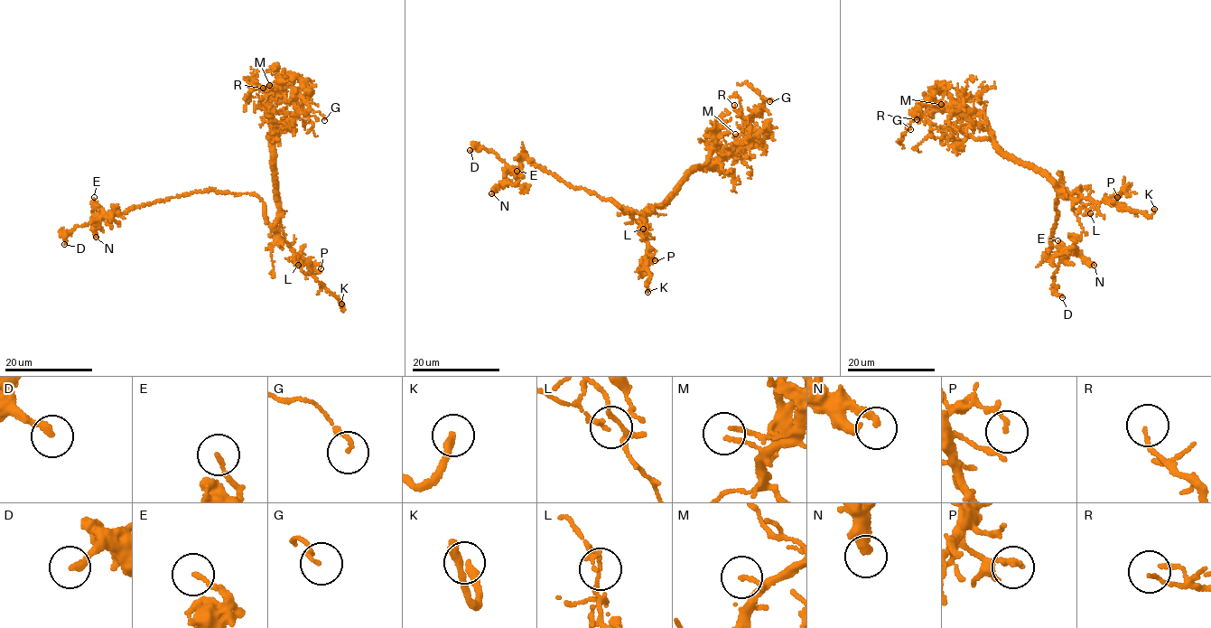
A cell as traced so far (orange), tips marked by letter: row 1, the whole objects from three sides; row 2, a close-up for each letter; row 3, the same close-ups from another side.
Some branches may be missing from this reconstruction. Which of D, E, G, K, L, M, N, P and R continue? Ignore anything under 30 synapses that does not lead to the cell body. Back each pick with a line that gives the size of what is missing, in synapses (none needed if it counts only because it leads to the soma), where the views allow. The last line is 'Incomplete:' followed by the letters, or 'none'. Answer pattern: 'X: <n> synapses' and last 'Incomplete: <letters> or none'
Incomplete: K

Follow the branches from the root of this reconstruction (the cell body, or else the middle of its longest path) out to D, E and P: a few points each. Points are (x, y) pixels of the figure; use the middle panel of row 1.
D: (645, 213), (651, 213), (574, 189), (526, 159), (512, 169), (491, 151), (470, 150)
E: (645, 213), (630, 211), (584, 189), (574, 189), (526, 159), (517, 171)
P: (645, 213), (647, 255), (655, 260)

